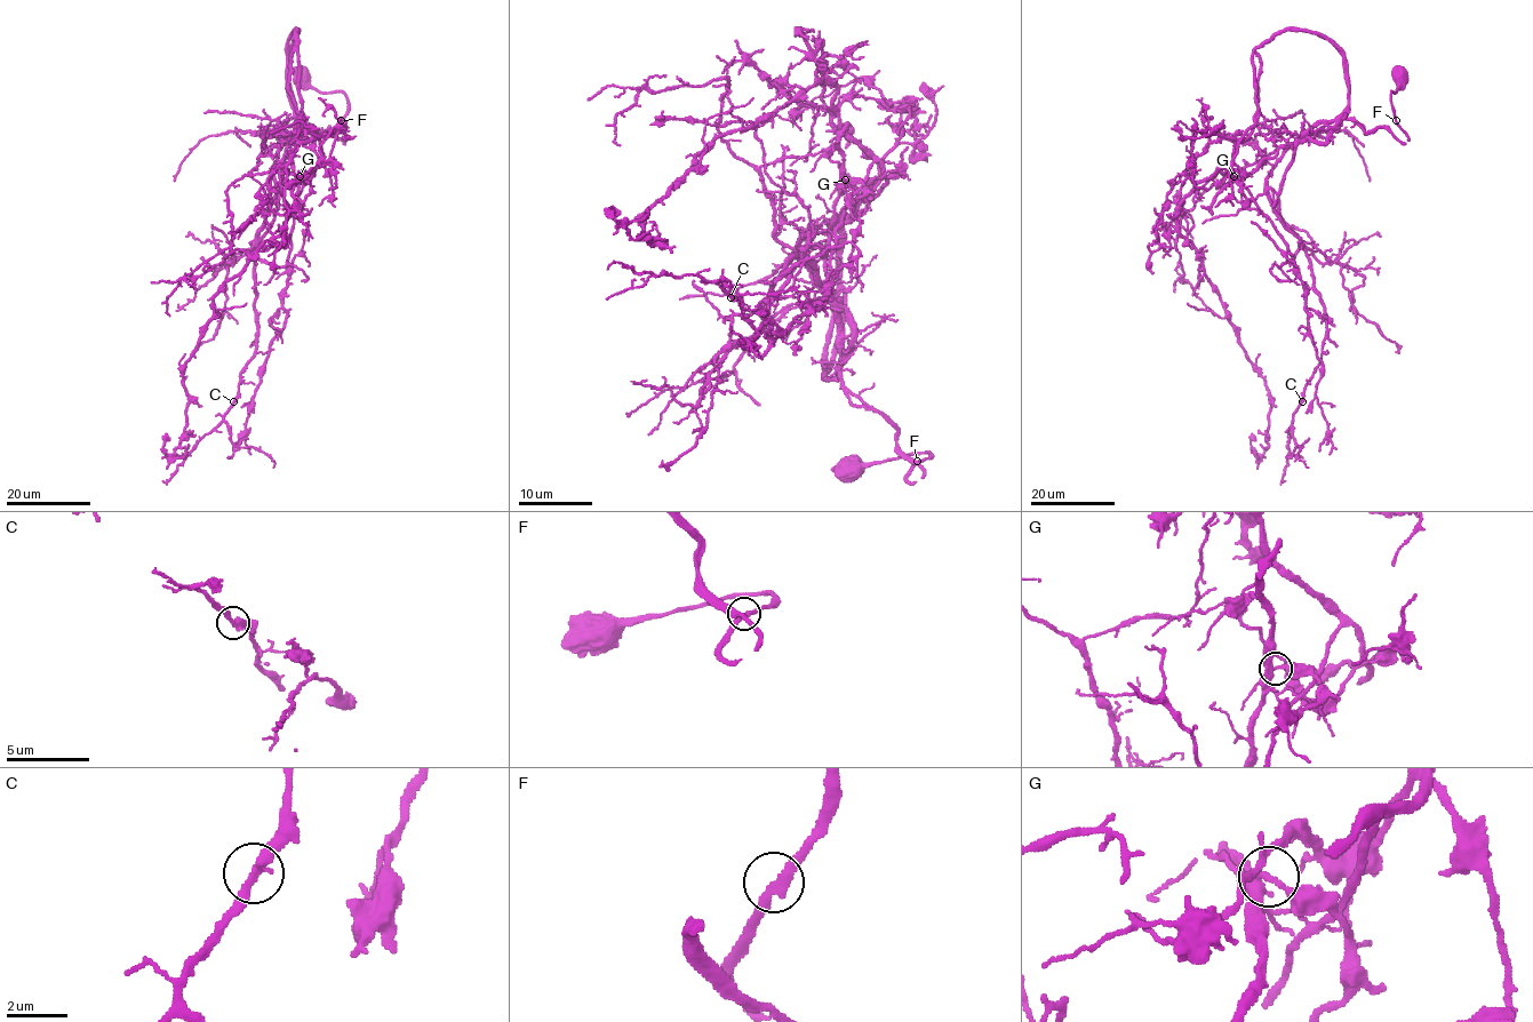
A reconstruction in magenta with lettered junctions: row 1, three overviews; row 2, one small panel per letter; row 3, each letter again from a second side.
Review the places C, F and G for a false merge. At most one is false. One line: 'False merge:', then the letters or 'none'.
False merge: G

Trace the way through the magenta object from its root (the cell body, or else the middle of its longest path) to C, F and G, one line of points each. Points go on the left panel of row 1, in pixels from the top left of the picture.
C: (302, 77), (345, 95), (335, 133), (344, 143), (296, 118), (257, 237), (257, 340), (233, 401)
F: (302, 77), (320, 92), (345, 95), (348, 111), (340, 120)
G: (302, 77), (320, 92), (342, 92), (348, 111), (335, 133), (344, 143), (296, 118), (287, 156), (298, 176)

